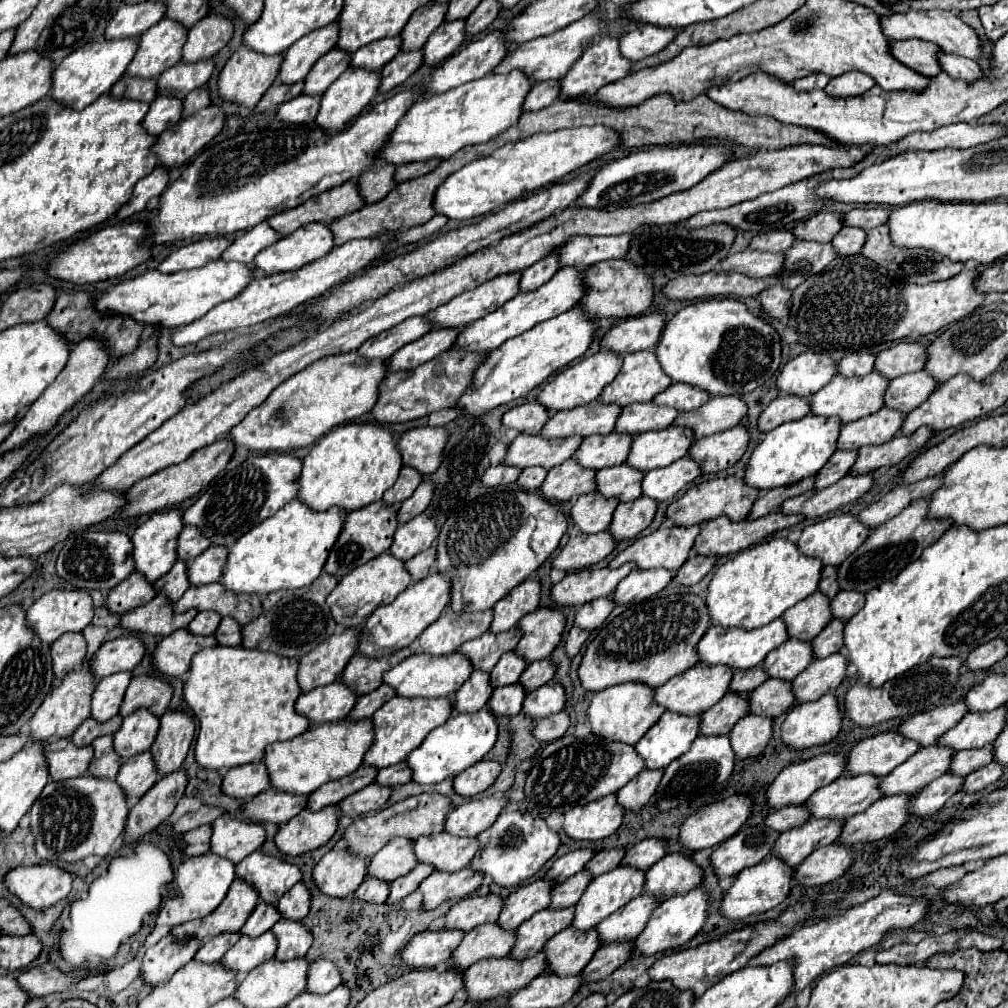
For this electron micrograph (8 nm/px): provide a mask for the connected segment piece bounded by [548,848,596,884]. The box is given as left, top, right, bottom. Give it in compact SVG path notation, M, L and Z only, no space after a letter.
M578 848L578 850L574 850L574 852L570 852L570 854L554 860L554 864L552 864L550 872L548 872L548 878L554 880L556 884L564 882L566 878L570 878L570 876L574 876L576 872L584 870L584 866L590 862L590 858L592 858L594 854L596 854L596 852L590 850L590 848Z

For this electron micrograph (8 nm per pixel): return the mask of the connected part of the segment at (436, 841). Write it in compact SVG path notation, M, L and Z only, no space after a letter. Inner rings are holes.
M448 832L414 840L414 852L418 862L430 862L432 866L436 866L436 870L444 872L458 872L466 868L478 850L478 838L460 838Z

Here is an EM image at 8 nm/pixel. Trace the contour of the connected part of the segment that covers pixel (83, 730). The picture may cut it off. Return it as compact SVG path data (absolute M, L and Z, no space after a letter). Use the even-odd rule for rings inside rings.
M114 716L106 722L98 722L94 718L86 718L78 730L72 734L72 740L76 746L88 746L92 744L92 740L96 740L98 736L104 736L104 734L114 734L118 728L122 726L122 716Z

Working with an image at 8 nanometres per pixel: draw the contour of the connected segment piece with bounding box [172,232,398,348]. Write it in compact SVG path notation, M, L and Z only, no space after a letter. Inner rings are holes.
M398 232L394 234L384 234L376 240L350 240L344 246L334 248L330 254L302 266L300 270L294 272L282 272L282 274L272 274L272 276L260 276L256 280L252 280L236 298L226 300L218 306L214 306L214 310L210 310L206 316L202 316L198 322L192 322L190 326L182 326L172 334L172 342L174 346L182 348L188 344L196 344L202 338L210 336L210 334L218 334L218 332L228 332L228 330L236 330L236 328L250 328L254 324L272 320L272 318L280 318L290 314L296 306L322 296L324 292L328 292L332 286L336 286L338 282L346 280L348 276L356 274L358 270L362 270L364 266L368 266L374 258L378 258L384 250L384 244L388 240L392 240Z

